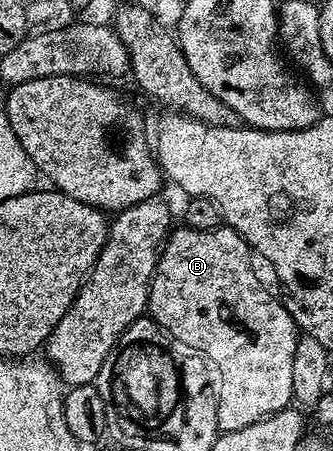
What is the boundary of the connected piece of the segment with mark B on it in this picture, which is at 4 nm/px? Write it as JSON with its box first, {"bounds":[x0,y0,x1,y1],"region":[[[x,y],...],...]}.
{"bounds":[147,224,301,432],"region":[[[186,224],[172,229],[167,235],[166,242],[163,243],[163,249],[159,251],[159,262],[155,266],[155,277],[151,279],[151,291],[147,297],[147,310],[150,317],[154,318],[156,324],[162,330],[166,330],[180,347],[186,348],[192,352],[198,352],[214,369],[217,371],[217,424],[220,431],[226,432],[241,428],[248,428],[254,422],[260,421],[262,418],[269,417],[271,414],[277,413],[281,409],[285,409],[292,405],[291,397],[293,396],[293,348],[297,348],[297,340],[301,336],[300,331],[295,325],[295,315],[290,309],[288,311],[269,291],[263,287],[263,282],[259,279],[259,274],[255,271],[255,266],[251,263],[253,259],[253,251],[247,245],[240,234],[236,230],[232,230],[230,226],[224,224],[213,228],[212,230],[198,230]]]}

